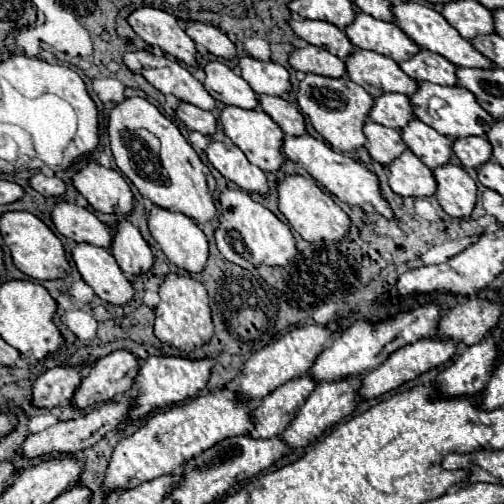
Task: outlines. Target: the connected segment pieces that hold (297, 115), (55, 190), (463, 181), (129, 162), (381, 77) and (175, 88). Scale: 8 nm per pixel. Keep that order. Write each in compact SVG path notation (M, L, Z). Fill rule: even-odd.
M257 94L259 108L273 118L273 122L279 124L279 128L289 134L289 136L299 136L305 134L305 120L303 114L291 106L287 100L279 96L269 96L269 94Z
M37 172L29 178L29 186L47 198L65 194L65 184L57 176L45 176L41 172Z
M443 164L433 170L437 180L437 200L441 208L453 218L469 218L477 198L477 186L473 178L453 164Z
M125 98L109 112L107 132L117 168L137 186L141 196L145 196L147 200L151 200L161 208L183 212L185 216L193 218L199 224L215 216L213 196L207 188L209 168L201 162L197 152L187 144L179 128L171 120L167 120L157 110L157 106L153 106L145 98ZM141 128L149 130L161 142L161 150L157 156L143 154L143 140L137 134Z
M355 48L345 60L345 68L347 76L365 88L373 98L387 92L411 96L417 88L417 82L411 80L395 60L377 52Z
M135 50L123 54L125 66L143 76L151 86L163 94L173 94L183 102L199 106L201 110L215 110L215 100L203 88L203 84L175 58L155 56L149 50Z

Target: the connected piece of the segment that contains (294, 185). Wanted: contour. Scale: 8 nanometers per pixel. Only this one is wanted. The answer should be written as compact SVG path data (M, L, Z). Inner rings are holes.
M283 174L277 178L277 200L281 214L289 220L289 224L299 232L299 236L307 242L317 240L341 240L349 230L349 216L333 202L333 198L321 190L315 180L303 178L299 174Z

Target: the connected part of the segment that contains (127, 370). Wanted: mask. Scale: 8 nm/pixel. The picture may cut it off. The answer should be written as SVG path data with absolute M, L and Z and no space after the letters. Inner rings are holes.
M125 348L113 350L111 354L99 358L77 388L73 404L77 408L87 408L97 402L111 400L115 394L131 392L135 376L139 374L137 366L139 358Z

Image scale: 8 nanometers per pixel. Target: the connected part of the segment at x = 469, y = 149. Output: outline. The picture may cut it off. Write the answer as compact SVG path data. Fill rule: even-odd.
M467 136L453 142L453 152L465 168L479 168L491 158L491 144L485 136Z

